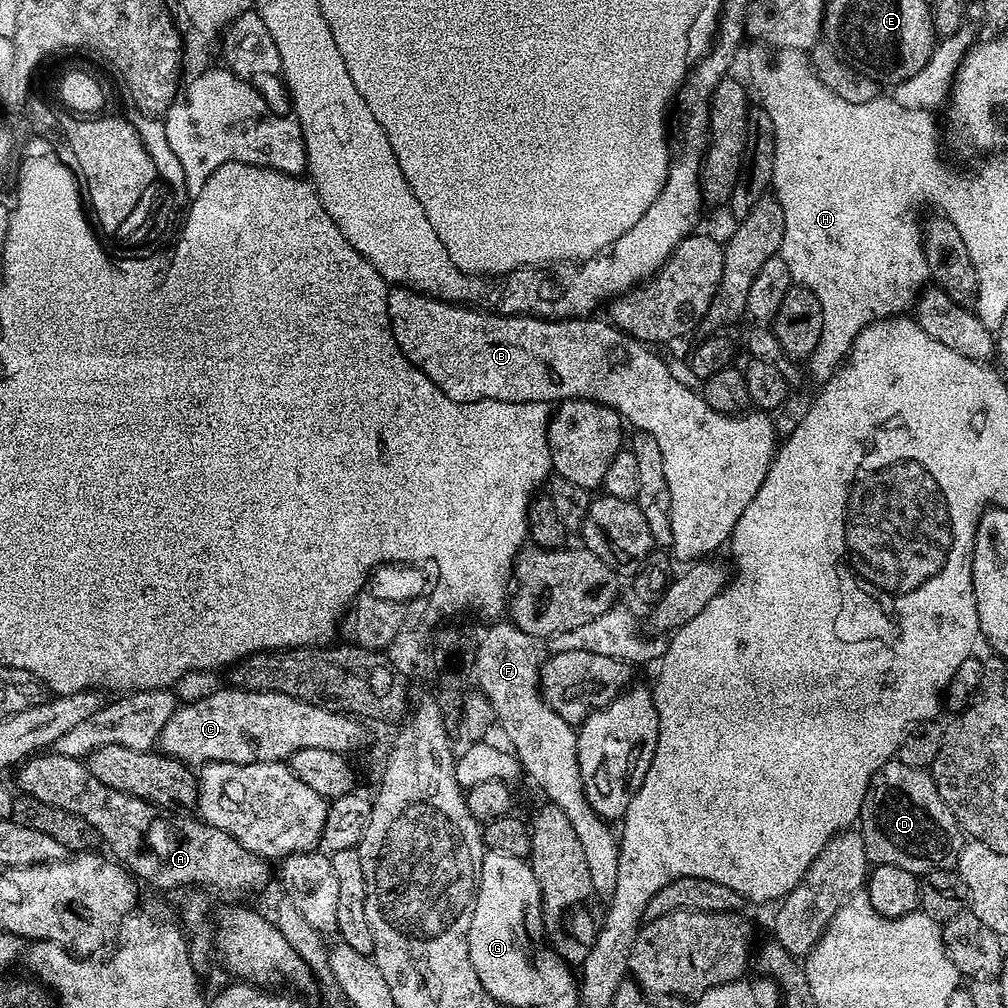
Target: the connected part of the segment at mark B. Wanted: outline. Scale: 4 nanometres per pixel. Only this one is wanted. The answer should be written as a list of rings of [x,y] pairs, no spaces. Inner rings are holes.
[[[393,287],[388,293],[388,317],[392,337],[412,365],[446,398],[454,402],[501,400],[502,402],[542,402],[593,400],[613,408],[633,429],[654,434],[662,449],[666,486],[670,486],[671,551],[688,558],[704,558],[732,539],[732,531],[746,506],[758,494],[776,454],[778,437],[773,421],[752,410],[747,414],[724,416],[704,400],[699,391],[691,392],[655,356],[649,345],[612,327],[607,319],[541,320],[539,316],[501,316],[476,306],[449,304],[433,300],[409,288]]]

